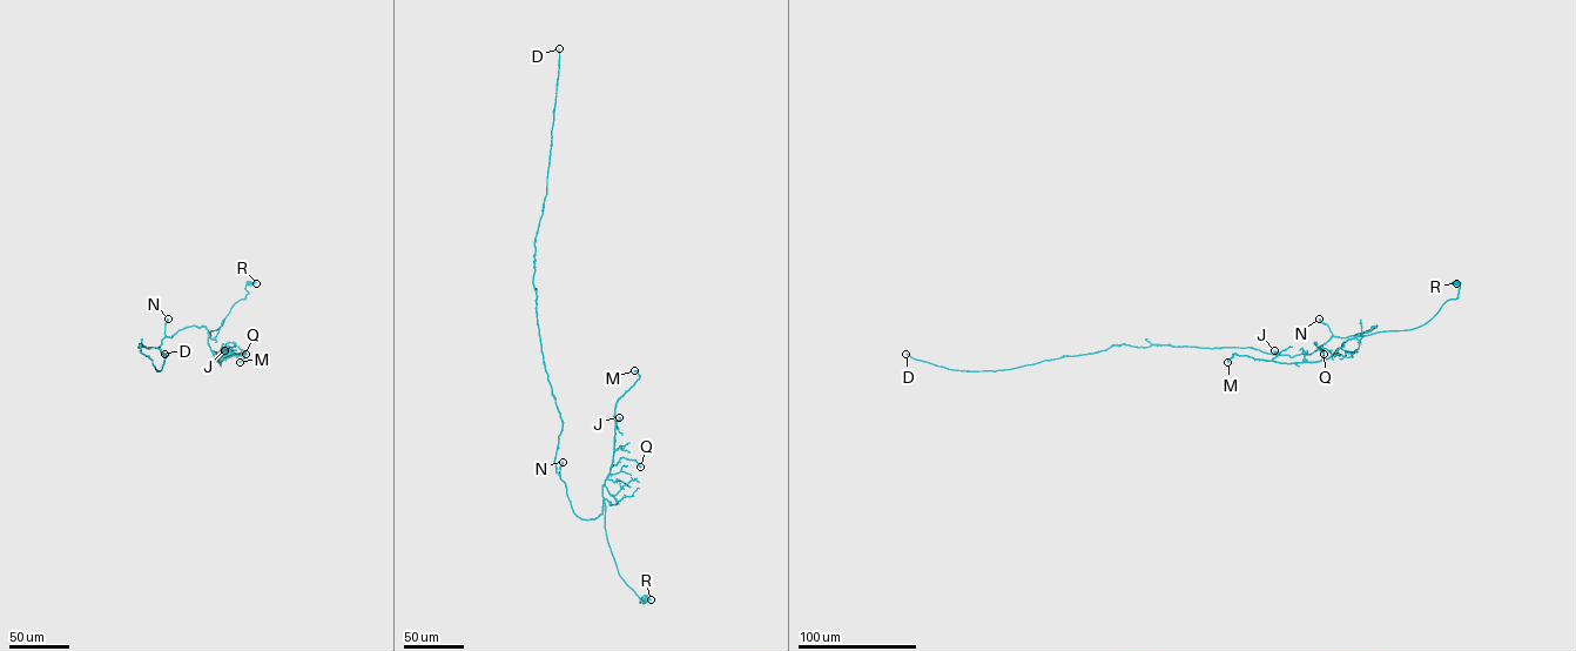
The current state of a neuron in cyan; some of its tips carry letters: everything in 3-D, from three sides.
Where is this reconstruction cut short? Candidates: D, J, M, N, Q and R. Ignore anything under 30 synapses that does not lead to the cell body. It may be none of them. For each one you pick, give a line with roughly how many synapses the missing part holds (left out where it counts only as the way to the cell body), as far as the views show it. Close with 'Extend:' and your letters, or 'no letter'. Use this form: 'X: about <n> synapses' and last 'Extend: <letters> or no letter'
D: about 140 synapses
Extend: D

